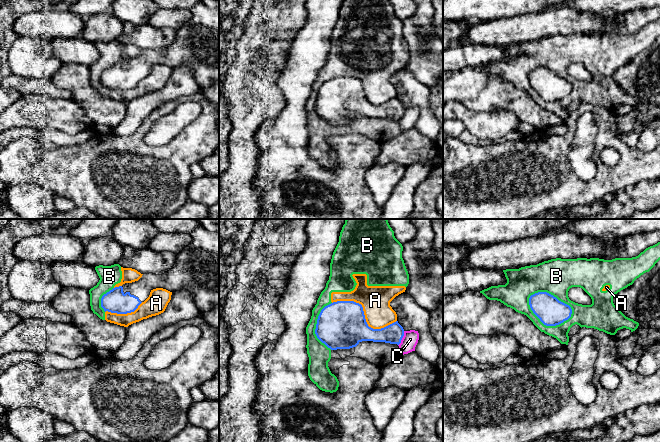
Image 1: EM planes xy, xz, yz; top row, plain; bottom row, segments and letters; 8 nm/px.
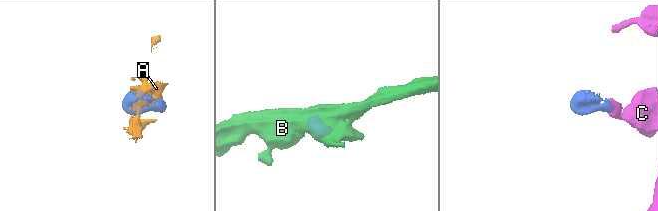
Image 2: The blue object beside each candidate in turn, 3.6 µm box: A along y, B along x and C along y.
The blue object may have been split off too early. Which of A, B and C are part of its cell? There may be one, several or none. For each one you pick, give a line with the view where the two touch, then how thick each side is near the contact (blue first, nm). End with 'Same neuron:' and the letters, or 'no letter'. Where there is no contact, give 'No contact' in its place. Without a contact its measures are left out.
Same neuron: no letter

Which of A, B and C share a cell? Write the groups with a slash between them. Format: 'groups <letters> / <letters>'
groups A B / C

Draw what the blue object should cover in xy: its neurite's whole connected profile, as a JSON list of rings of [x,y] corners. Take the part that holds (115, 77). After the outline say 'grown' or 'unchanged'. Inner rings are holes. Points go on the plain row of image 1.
[[[199,1],[191,10],[192,17],[180,29],[176,30],[174,42],[162,51],[153,49],[143,50],[135,58],[125,59],[115,63],[101,74],[101,83],[104,87],[117,90],[127,90],[134,88],[138,82],[156,64],[163,64],[170,68],[183,65],[188,66],[201,89],[213,85],[219,80],[219,9],[210,8]]] | grown

